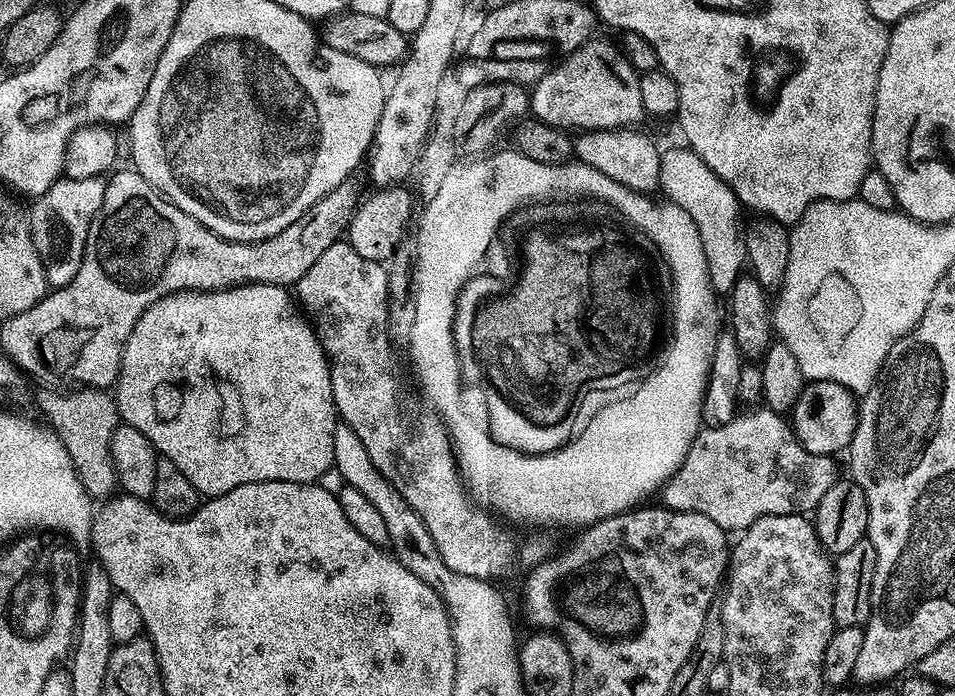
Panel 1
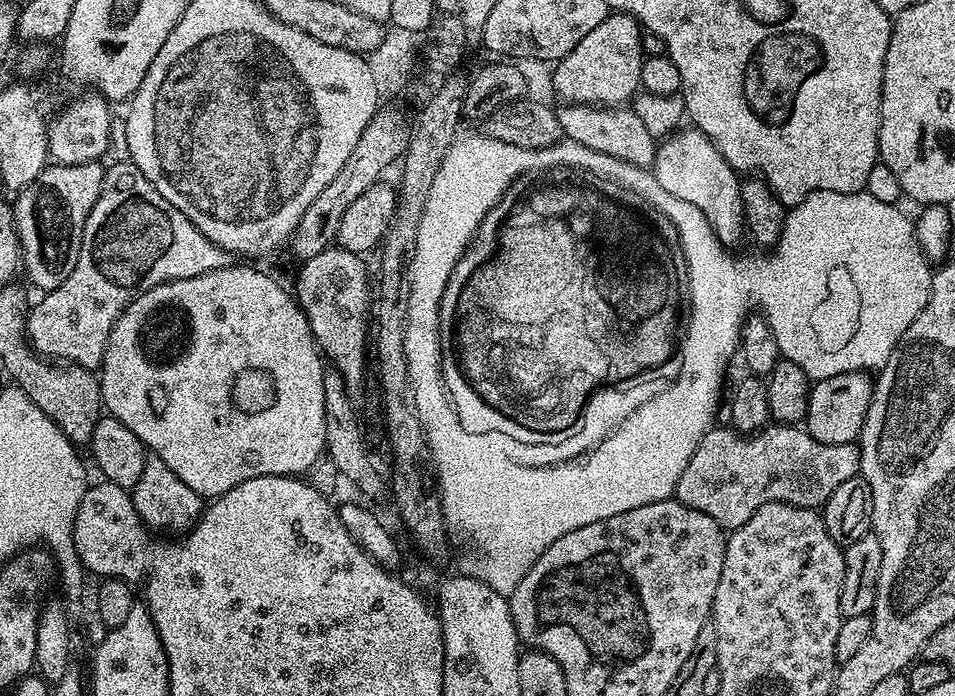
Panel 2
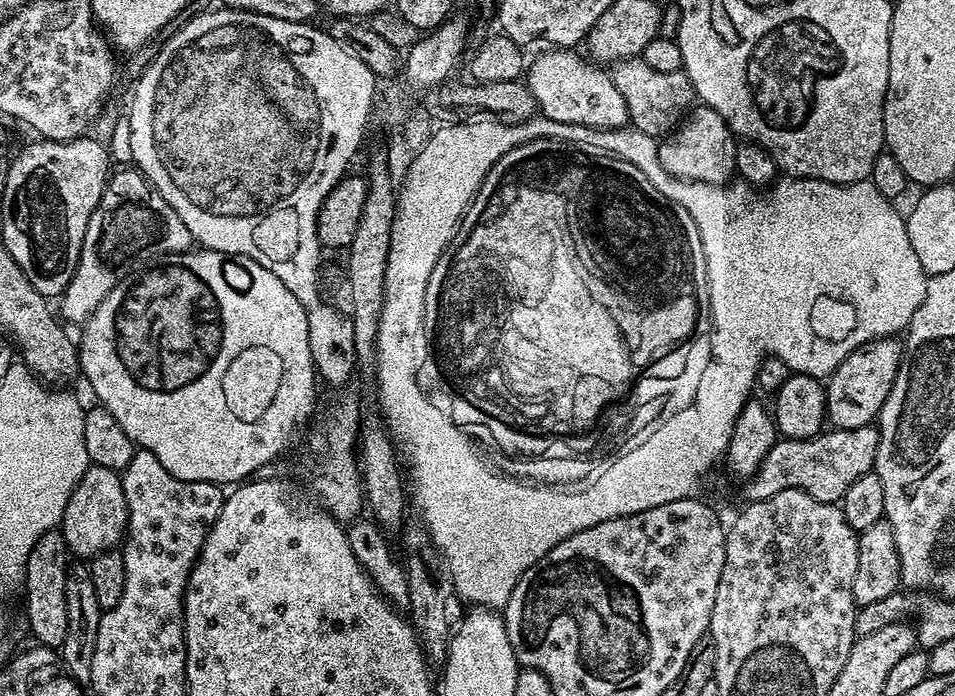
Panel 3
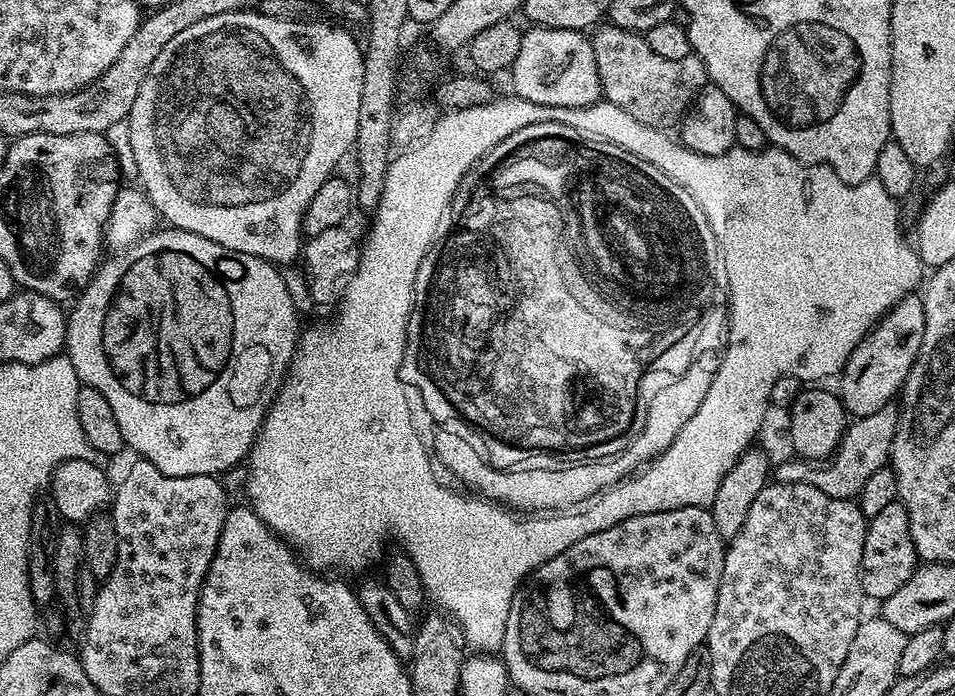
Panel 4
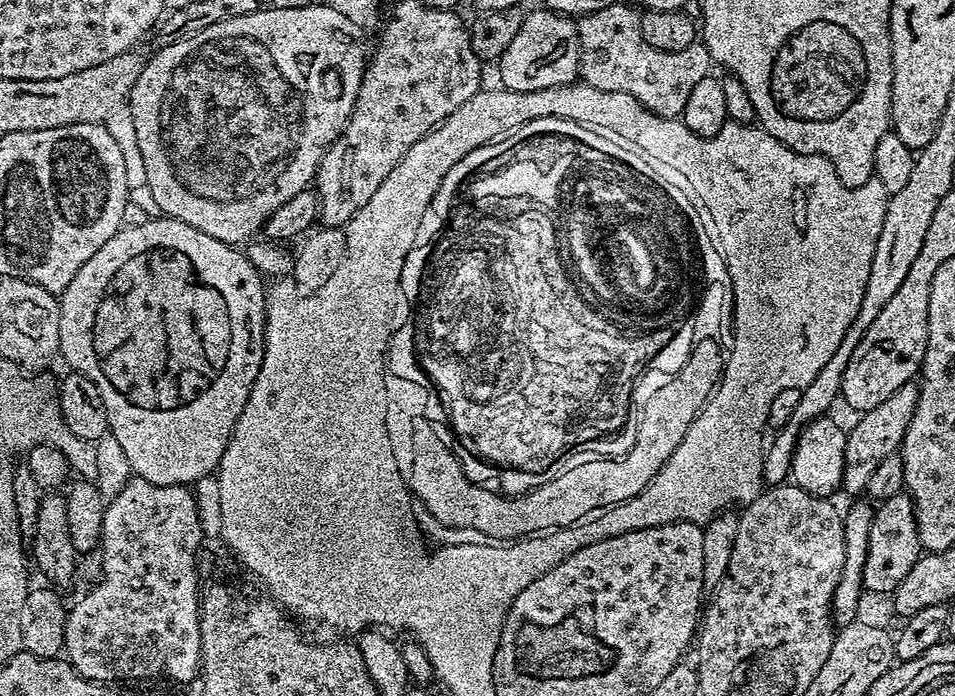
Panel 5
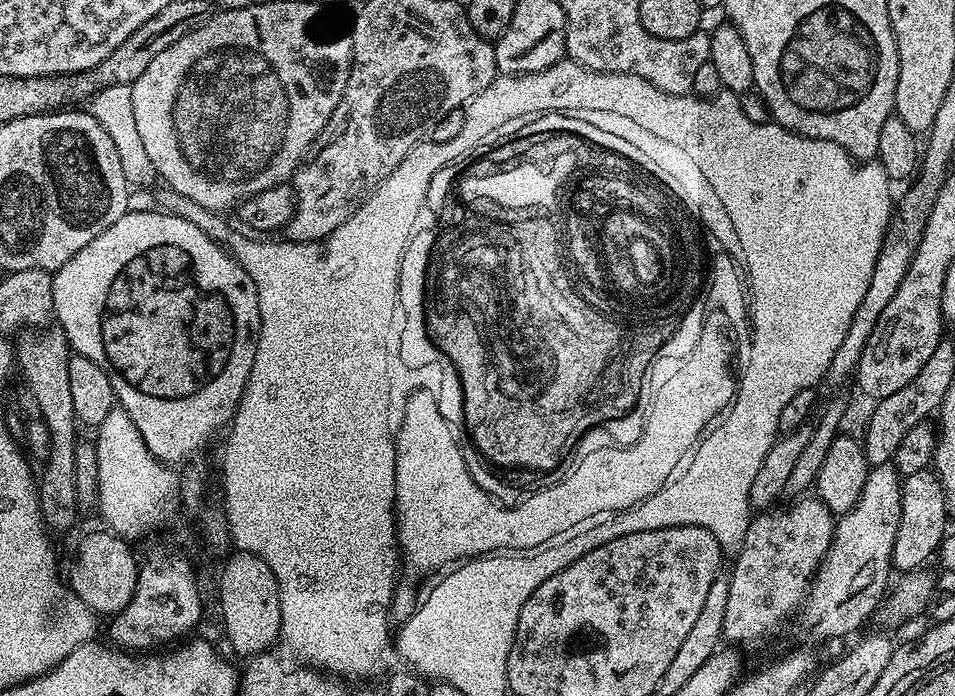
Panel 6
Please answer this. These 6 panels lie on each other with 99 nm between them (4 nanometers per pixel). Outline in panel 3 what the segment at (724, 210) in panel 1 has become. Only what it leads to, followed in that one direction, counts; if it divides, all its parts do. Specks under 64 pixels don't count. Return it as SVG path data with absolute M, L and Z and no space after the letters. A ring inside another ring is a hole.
M693 107L668 137L659 143L659 162L670 176L696 180L702 184L729 183L736 170L737 137L713 108Z

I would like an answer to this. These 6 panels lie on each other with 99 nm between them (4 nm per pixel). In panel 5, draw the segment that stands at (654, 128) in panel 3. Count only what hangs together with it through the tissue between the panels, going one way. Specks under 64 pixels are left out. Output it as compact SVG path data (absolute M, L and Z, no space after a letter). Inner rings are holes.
M613 2L576 20L583 83L598 90L626 92L658 116L679 117L691 90L713 71L712 55L703 42L691 44L686 46L686 50L677 52L663 52L650 46L650 42L642 38L640 12L631 3L628 4Z

